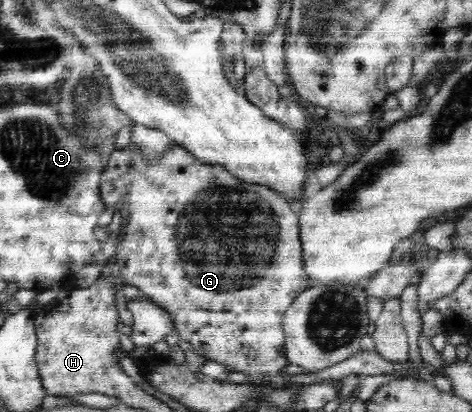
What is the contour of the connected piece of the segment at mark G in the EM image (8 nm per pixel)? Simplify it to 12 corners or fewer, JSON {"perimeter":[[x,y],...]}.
{"perimeter":[[172,145],[115,150],[126,284],[197,354],[291,388],[298,210]]}

